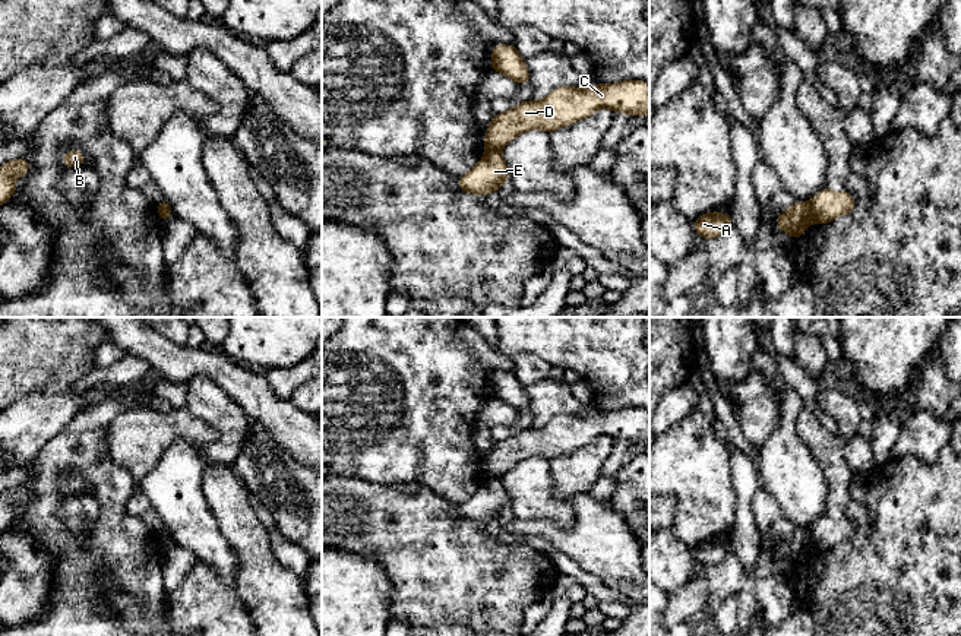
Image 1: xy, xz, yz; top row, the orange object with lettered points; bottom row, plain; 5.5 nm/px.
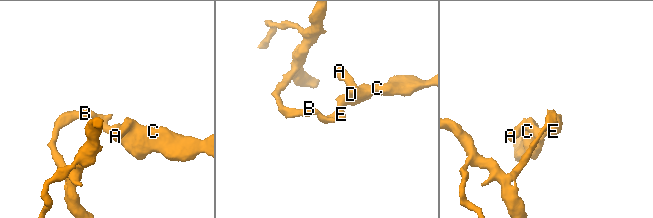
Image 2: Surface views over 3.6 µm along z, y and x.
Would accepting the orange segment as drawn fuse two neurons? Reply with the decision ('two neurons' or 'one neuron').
two neurons

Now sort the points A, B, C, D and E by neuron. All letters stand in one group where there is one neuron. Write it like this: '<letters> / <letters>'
A C D / B E

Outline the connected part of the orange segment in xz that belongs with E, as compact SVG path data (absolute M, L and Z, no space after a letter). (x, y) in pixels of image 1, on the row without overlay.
M486 478L484 485L456 507L462 519L486 523L502 516L508 504L509 497L503 484L496 478Z

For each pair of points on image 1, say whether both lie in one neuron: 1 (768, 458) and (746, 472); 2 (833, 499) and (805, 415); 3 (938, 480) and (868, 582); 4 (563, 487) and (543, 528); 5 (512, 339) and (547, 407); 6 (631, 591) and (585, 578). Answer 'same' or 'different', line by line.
1: different
2: same
3: same
4: different
5: different
6: same

